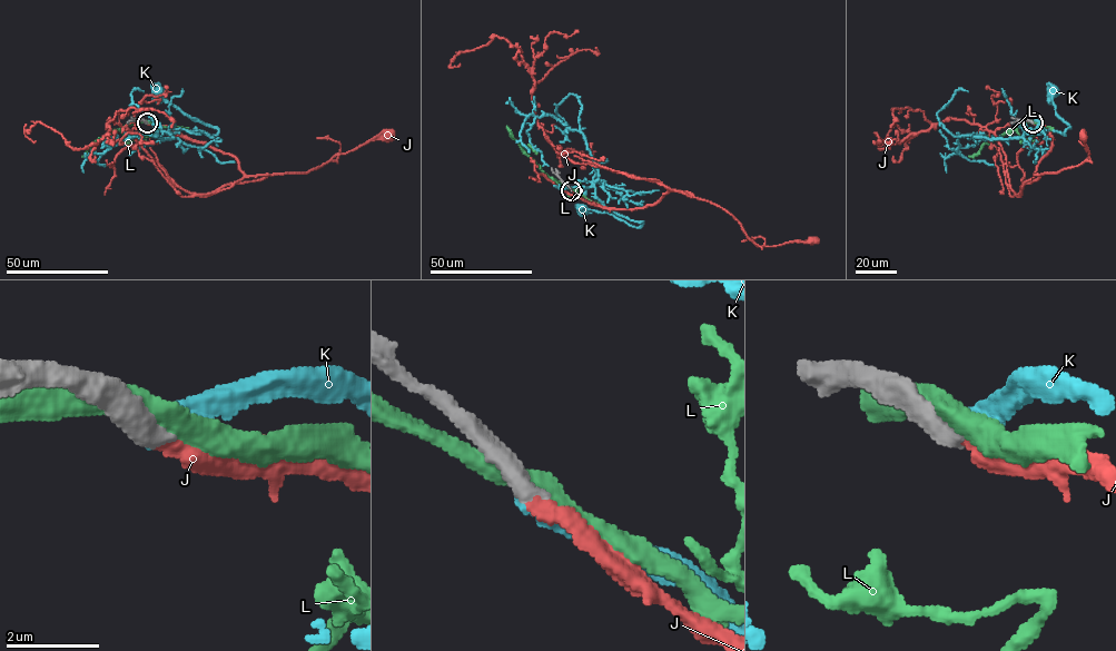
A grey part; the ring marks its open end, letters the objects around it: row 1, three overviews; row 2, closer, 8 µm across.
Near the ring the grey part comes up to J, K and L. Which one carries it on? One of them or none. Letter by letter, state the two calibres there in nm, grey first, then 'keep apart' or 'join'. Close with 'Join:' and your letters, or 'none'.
J: 440/400 nm | join
K: 460/320 nm | keep apart
L: 650/440 nm | keep apart
Join: J

